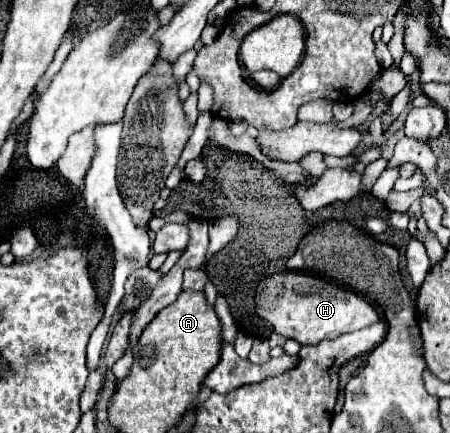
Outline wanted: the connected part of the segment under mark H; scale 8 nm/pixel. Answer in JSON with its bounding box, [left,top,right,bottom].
[255,271,379,345]

